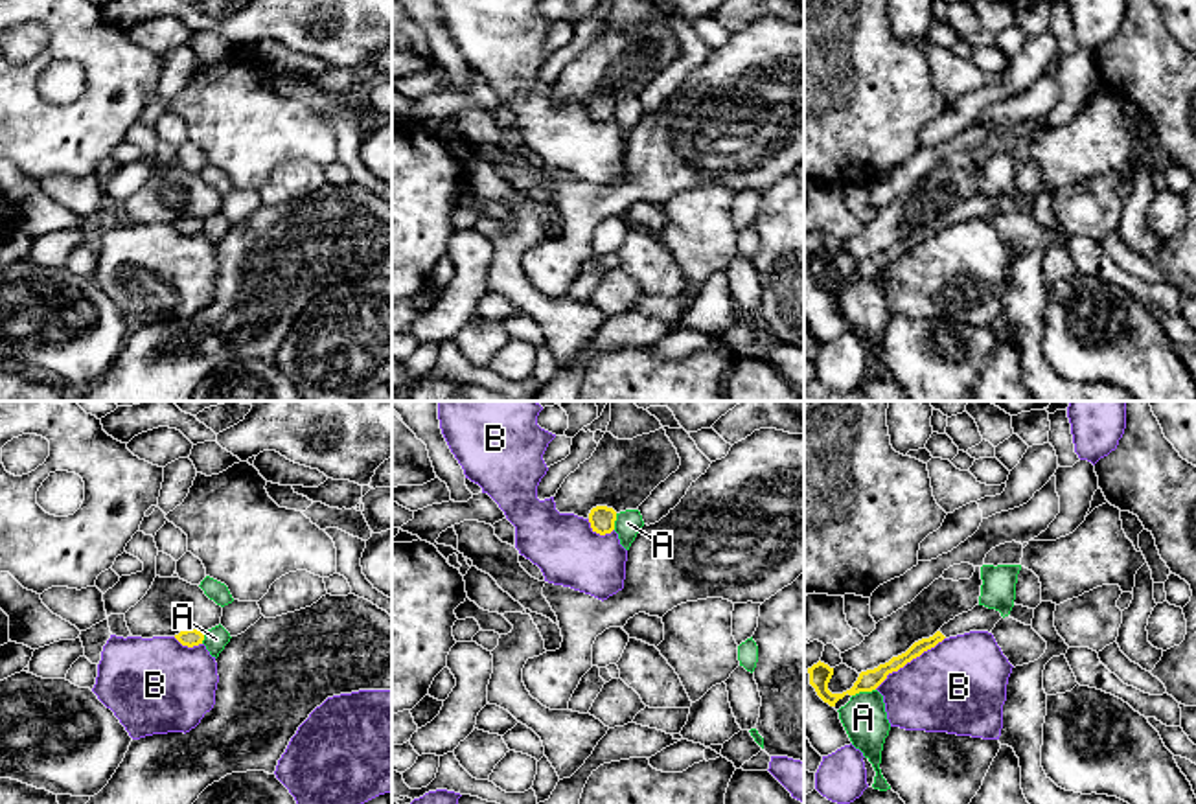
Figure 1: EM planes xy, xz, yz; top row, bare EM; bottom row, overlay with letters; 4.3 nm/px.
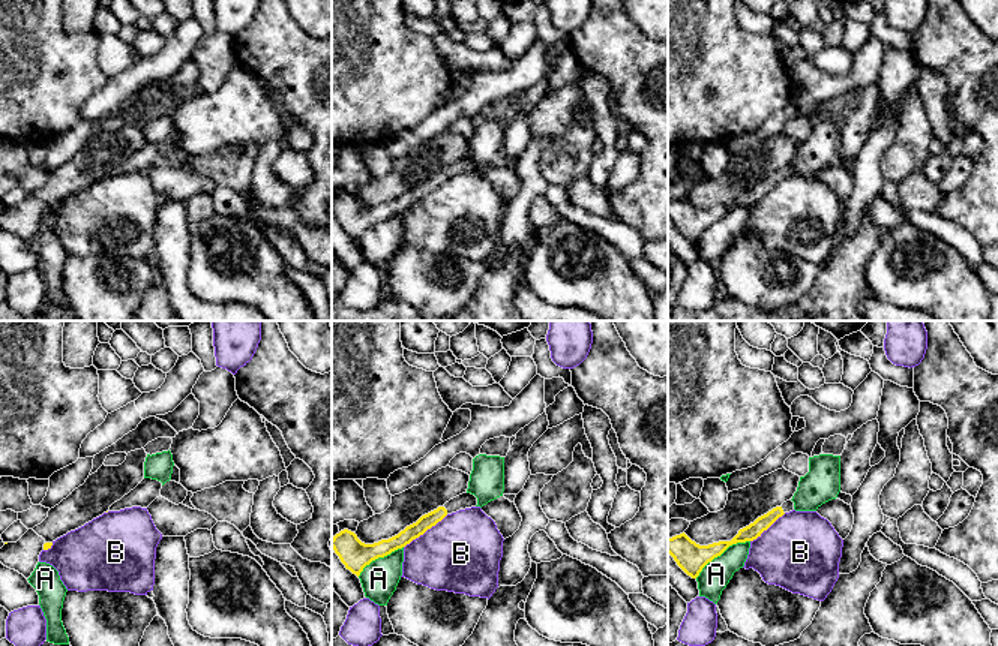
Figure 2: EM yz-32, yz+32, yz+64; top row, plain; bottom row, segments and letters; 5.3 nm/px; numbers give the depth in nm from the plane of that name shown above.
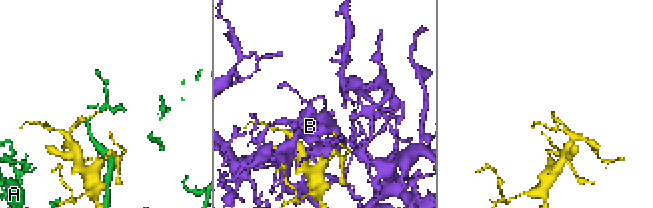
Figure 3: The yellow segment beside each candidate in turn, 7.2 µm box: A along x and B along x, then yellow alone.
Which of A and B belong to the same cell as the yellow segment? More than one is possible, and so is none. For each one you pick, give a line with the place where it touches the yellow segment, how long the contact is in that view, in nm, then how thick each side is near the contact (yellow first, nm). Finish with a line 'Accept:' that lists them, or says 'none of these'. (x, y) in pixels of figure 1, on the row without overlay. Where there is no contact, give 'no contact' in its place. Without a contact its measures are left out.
Accept: none of these

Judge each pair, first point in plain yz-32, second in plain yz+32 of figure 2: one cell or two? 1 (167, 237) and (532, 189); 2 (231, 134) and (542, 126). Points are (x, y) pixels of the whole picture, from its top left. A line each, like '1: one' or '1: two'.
1: one
2: one

